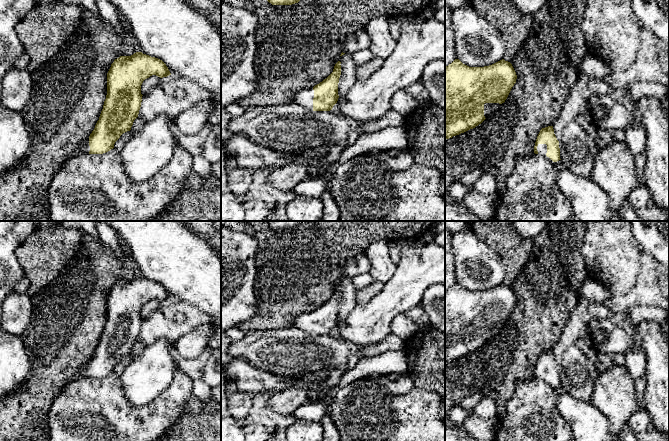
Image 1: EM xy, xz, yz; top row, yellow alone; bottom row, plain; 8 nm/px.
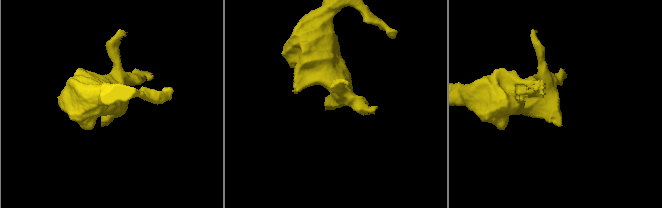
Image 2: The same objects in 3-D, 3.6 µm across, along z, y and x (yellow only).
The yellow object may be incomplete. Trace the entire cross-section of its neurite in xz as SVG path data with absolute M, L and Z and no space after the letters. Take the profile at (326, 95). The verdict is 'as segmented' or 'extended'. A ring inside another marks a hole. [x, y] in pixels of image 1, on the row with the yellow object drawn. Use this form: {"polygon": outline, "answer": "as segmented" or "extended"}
{"polygon": "M338 61L333 72L313 88L299 91L293 102L309 111L330 111L337 103L338 83L341 75L341 62Z", "answer": "extended"}

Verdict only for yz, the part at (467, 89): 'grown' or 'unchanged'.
grown

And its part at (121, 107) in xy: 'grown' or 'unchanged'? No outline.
grown

